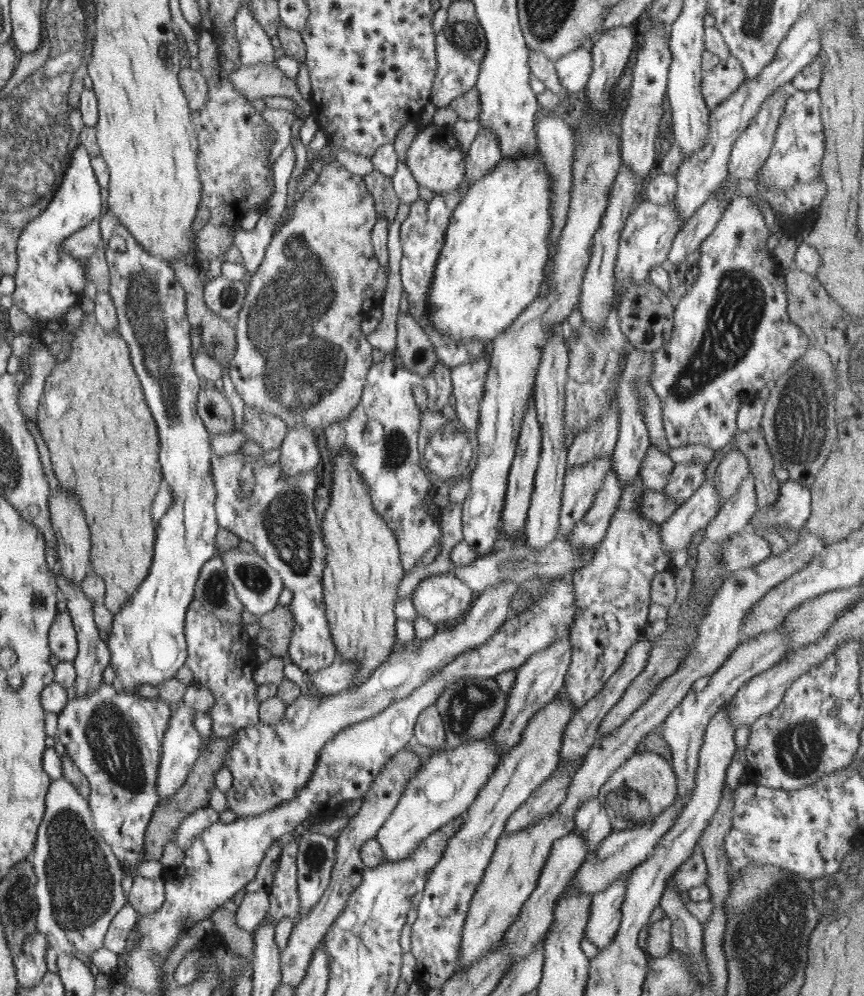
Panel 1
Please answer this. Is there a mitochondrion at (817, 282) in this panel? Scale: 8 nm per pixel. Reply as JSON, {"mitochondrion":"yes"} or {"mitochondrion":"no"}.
{"mitochondrion":"no"}

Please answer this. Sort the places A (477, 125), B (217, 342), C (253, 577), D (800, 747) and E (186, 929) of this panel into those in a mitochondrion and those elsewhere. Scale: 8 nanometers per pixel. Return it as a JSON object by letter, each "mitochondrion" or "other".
{"A":"other","B":"mitochondrion","C":"mitochondrion","D":"mitochondrion","E":"other"}

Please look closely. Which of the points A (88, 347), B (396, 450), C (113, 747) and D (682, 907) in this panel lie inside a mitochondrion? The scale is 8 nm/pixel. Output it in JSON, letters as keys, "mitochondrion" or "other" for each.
{"A":"other","B":"mitochondrion","C":"mitochondrion","D":"other"}

